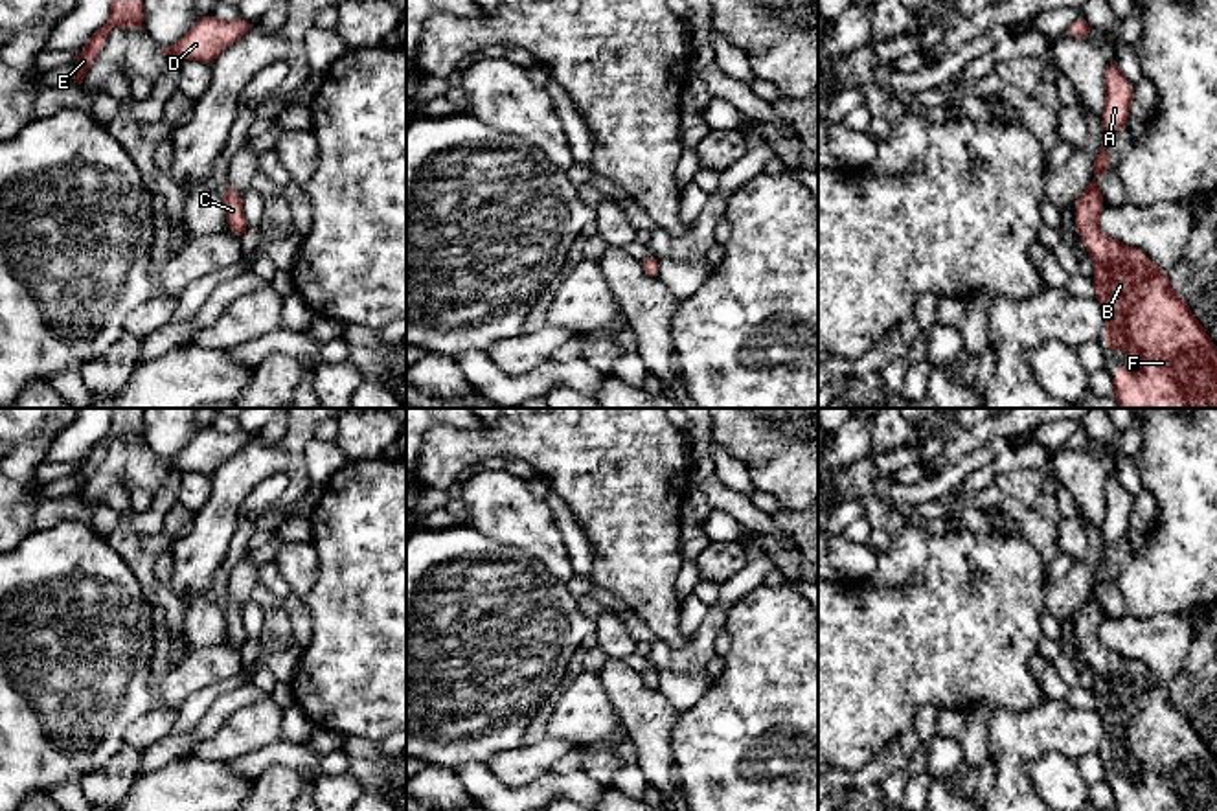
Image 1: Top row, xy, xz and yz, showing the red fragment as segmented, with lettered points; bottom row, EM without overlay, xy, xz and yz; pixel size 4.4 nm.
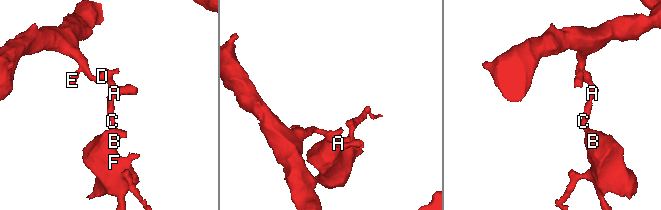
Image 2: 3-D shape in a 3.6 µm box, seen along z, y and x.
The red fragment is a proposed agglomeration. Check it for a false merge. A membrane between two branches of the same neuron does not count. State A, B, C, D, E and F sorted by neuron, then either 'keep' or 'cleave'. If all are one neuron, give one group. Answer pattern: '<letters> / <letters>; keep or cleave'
A B C D E F; keep

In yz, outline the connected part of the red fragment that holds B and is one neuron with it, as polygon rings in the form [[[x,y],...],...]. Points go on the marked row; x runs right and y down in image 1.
[[[1112,59],[1105,68],[1103,145],[1090,184],[1074,204],[1075,228],[1094,261],[1094,298],[1107,318],[1105,349],[1121,349],[1132,357],[1112,373],[1114,399],[1120,408],[1217,408],[1217,348],[1208,331],[1195,320],[1186,298],[1171,289],[1167,270],[1156,267],[1140,248],[1125,246],[1098,228],[1105,199],[1096,178],[1112,169],[1105,140],[1127,123],[1132,92],[1134,85]]]

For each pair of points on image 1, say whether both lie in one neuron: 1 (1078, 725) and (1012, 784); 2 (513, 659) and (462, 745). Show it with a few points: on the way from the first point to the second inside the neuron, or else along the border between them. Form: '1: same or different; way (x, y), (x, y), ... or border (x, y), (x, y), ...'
1: same; way (1056, 729), (1045, 729), (1012, 762)
2: same; way (491, 681), (462, 710), (462, 723)

